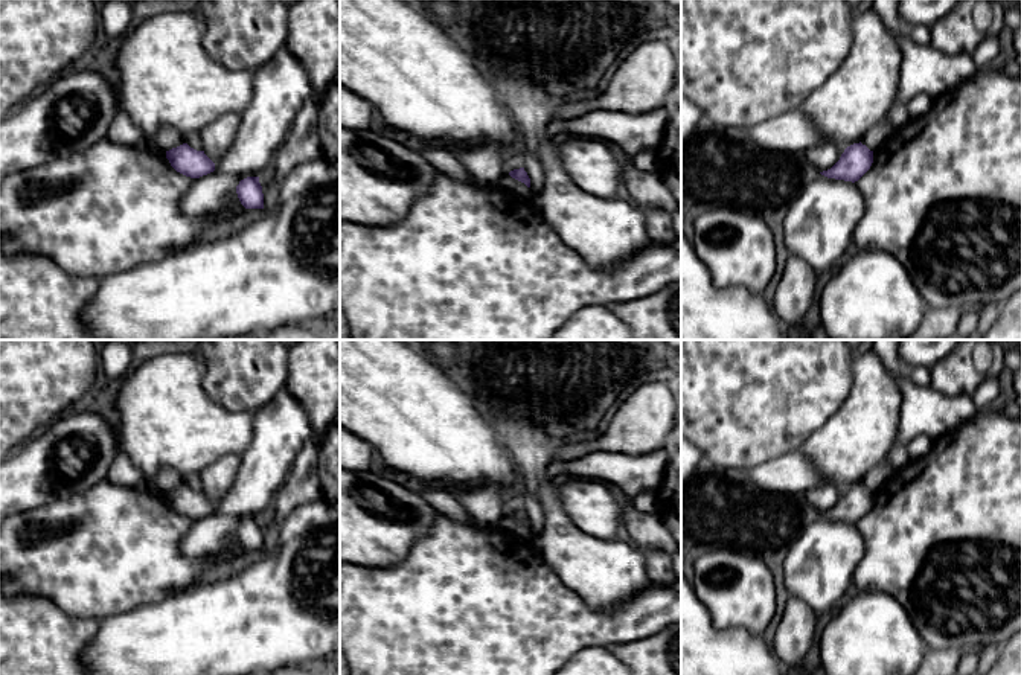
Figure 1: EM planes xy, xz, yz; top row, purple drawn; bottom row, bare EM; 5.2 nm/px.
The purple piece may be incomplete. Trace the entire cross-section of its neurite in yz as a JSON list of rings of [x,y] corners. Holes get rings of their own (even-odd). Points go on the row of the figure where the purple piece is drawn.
[[[859,142],[847,146],[840,160],[820,174],[827,178],[855,183],[870,169],[872,163],[873,151]]]

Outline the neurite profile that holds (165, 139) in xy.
[[[171,126],[160,128],[154,136],[148,137],[154,148],[169,151],[186,143],[186,137],[183,137],[178,131]]]

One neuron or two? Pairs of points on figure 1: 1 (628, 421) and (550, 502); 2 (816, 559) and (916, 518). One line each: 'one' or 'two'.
1: two
2: two

